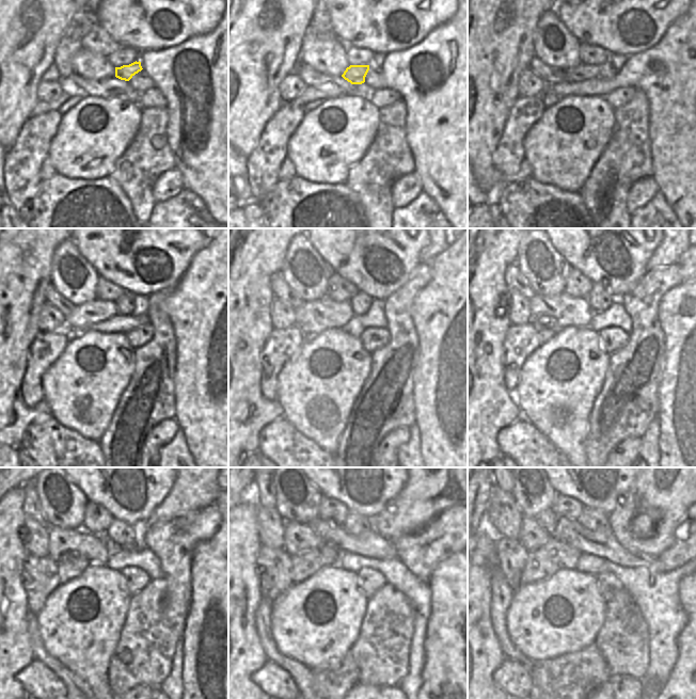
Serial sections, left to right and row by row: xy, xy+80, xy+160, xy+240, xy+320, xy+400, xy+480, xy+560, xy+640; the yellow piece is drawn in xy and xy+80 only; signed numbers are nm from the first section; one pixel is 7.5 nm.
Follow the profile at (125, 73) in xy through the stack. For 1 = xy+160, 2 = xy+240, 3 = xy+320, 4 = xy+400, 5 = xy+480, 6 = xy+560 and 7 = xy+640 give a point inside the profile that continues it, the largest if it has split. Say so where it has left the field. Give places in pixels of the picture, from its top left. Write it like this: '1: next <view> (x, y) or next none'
1: next xy+160 (582, 72)
2: next xy+240 (96, 311)
3: next xy+320 (314, 317)
4: next xy+400 (558, 312)
5: next xy+480 (95, 547)
6: next xy+560 (298, 537)
7: next xy+640 (532, 536)

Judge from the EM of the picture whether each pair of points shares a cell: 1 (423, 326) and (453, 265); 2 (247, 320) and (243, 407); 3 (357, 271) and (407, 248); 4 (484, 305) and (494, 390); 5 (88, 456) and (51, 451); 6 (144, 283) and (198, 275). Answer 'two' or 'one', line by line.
1: one
2: one
3: one
4: one
5: one
6: two

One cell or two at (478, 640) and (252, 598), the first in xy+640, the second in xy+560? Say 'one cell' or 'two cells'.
one cell

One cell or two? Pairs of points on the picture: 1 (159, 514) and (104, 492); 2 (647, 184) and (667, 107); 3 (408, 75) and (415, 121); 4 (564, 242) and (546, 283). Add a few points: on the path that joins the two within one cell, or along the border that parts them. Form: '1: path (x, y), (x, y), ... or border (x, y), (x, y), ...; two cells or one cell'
1: border (169, 492), (146, 521); two cells
2: border (651, 175), (659, 190); two cells
3: path (413, 86), (415, 109); one cell
4: border (549, 239), (552, 245), (572, 267); two cells

